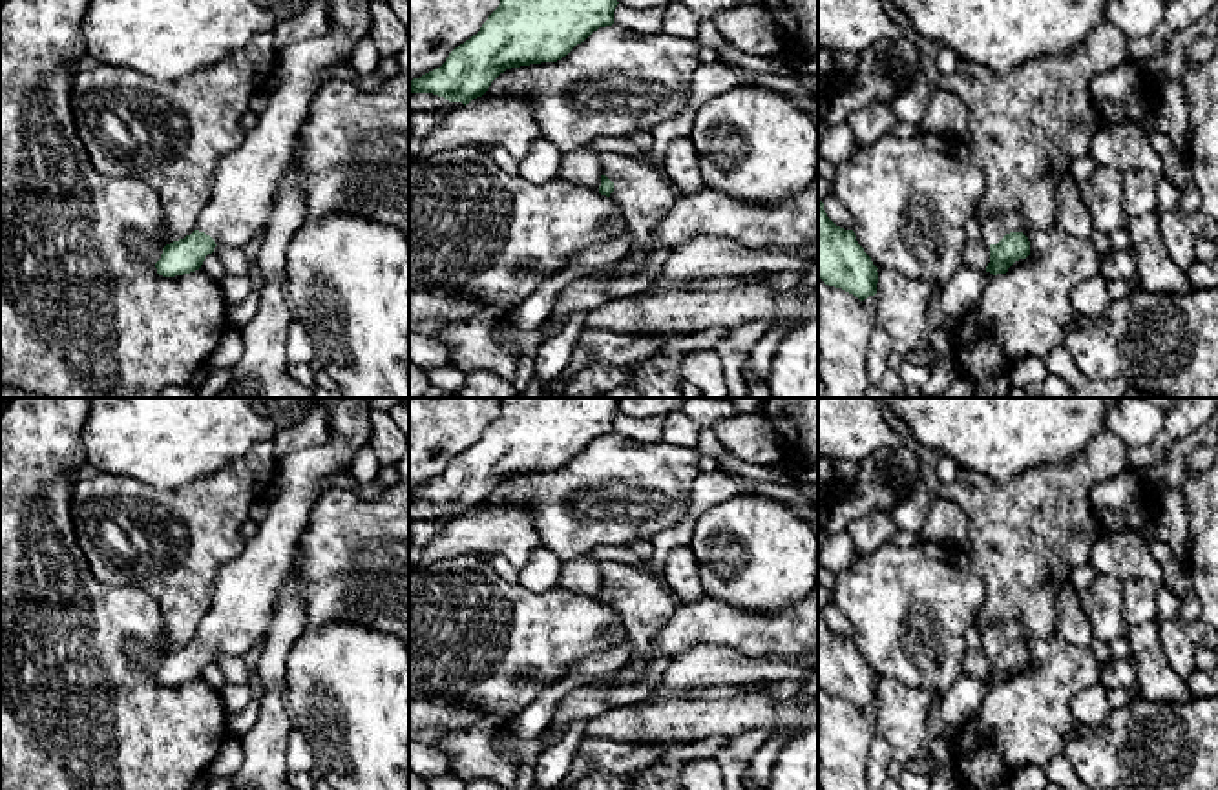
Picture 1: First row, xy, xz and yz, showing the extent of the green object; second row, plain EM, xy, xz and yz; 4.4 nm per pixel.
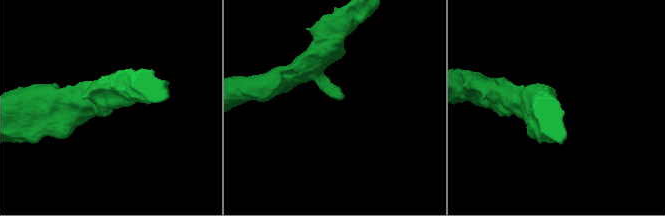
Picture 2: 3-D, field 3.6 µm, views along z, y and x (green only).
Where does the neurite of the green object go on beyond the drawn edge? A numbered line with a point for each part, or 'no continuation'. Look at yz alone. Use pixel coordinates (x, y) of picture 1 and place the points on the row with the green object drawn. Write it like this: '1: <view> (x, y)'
1: yz (994, 228)

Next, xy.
1: xy (247, 179)

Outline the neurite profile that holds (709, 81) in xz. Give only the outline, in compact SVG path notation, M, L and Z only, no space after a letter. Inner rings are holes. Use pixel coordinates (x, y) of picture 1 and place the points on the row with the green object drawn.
M721 60L714 64L698 64L688 84L685 104L672 119L657 124L652 130L652 148L648 151L634 150L625 137L597 137L586 148L599 153L625 153L652 164L661 164L674 140L679 137L690 137L696 111L705 102L743 82L747 80Z

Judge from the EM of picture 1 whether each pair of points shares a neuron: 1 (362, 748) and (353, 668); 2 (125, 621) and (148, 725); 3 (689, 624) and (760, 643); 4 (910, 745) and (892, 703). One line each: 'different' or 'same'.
1: same
2: same
3: same
4: same

